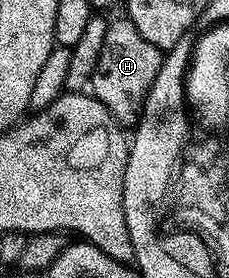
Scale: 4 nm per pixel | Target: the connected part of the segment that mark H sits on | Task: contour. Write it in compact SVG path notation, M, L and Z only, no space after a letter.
M119 16L110 22L108 32L104 32L104 48L100 48L100 60L96 60L96 72L92 72L90 77L89 89L92 91L94 98L112 112L112 116L120 124L137 123L138 115L142 113L142 105L146 103L148 92L156 80L164 61L163 51L156 48L156 44L148 44L140 32L136 32L136 24L132 24L130 19L125 16Z

